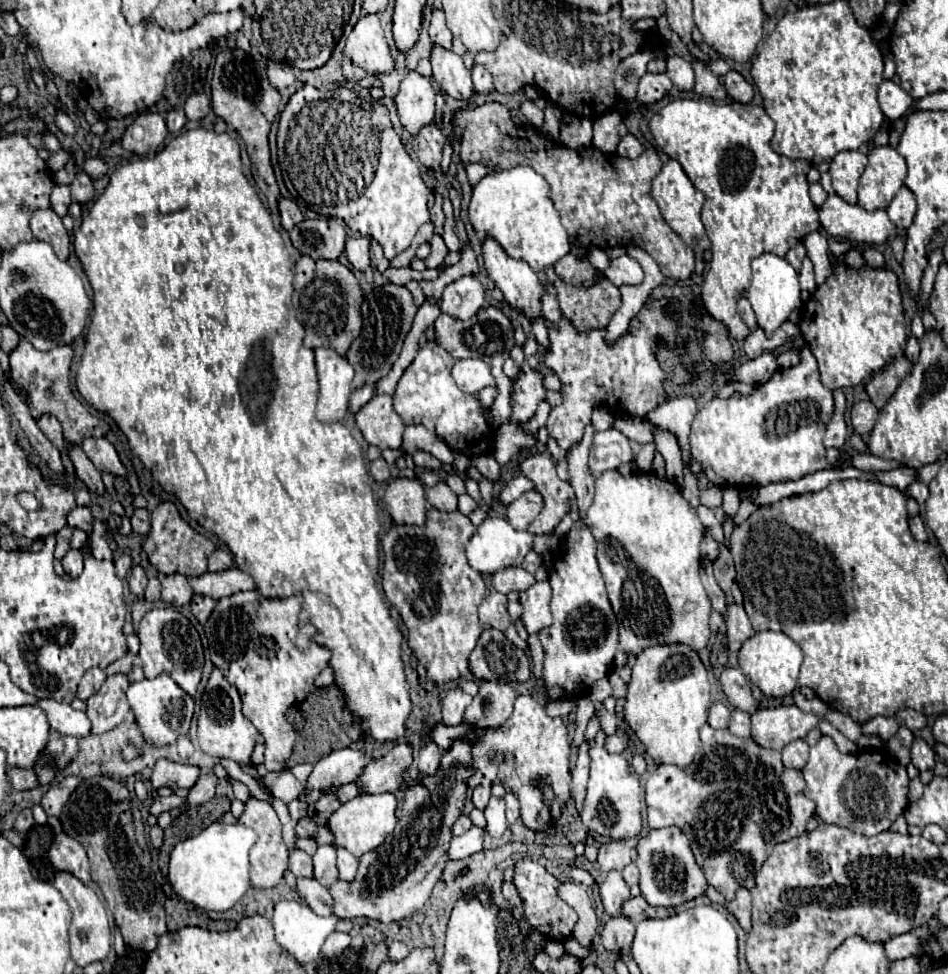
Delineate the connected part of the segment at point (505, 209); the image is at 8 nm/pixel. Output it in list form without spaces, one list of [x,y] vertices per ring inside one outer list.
[[[520,165],[508,171],[488,173],[472,191],[468,219],[478,241],[492,237],[512,257],[526,261],[536,273],[554,265],[570,251],[568,233],[548,197],[548,183],[532,167]]]

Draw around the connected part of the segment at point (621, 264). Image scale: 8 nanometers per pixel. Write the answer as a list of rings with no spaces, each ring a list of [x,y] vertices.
[[[628,255],[612,259],[612,265],[604,271],[604,275],[616,287],[622,287],[622,285],[640,285],[642,279],[644,279],[644,273],[642,273],[642,267],[638,265],[638,261],[634,261]]]

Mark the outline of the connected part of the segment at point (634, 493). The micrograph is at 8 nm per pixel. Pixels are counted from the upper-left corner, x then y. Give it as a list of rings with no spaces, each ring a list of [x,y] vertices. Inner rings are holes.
[[[616,469],[606,471],[596,479],[596,493],[592,505],[584,515],[584,525],[592,531],[598,543],[596,559],[620,625],[620,651],[626,655],[638,655],[646,647],[672,643],[686,643],[694,651],[700,651],[708,645],[708,617],[712,613],[712,605],[700,583],[700,541],[704,537],[704,527],[698,519],[696,509],[690,507],[690,503],[682,497],[676,483],[660,479],[654,473],[624,477]],[[632,573],[634,593],[622,593],[622,587],[632,577]]]

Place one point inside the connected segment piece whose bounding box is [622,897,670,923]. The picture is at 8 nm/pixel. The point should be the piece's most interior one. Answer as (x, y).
(637, 909)

